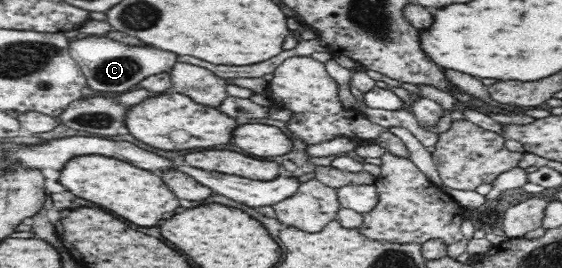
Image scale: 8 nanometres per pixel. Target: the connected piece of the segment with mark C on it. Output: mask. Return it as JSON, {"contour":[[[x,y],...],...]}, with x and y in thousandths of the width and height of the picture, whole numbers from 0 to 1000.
{"contour":[[[158,134],[149,146],[128,146],[123,157],[125,205],[135,224],[155,321],[167,343],[222,347],[238,317],[249,313],[260,287],[302,272],[311,250],[313,201],[270,172],[231,172],[203,153],[194,134]]]}

